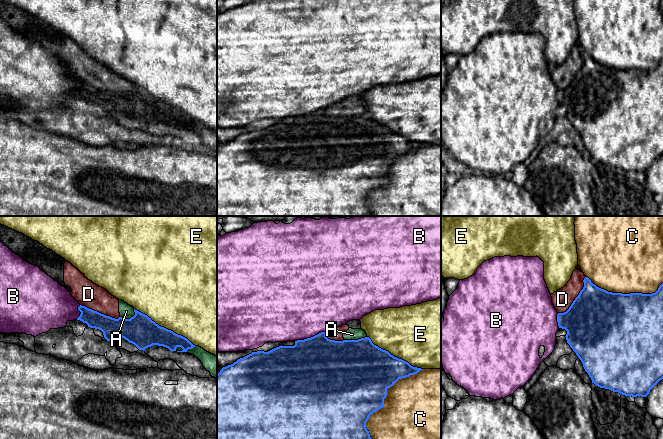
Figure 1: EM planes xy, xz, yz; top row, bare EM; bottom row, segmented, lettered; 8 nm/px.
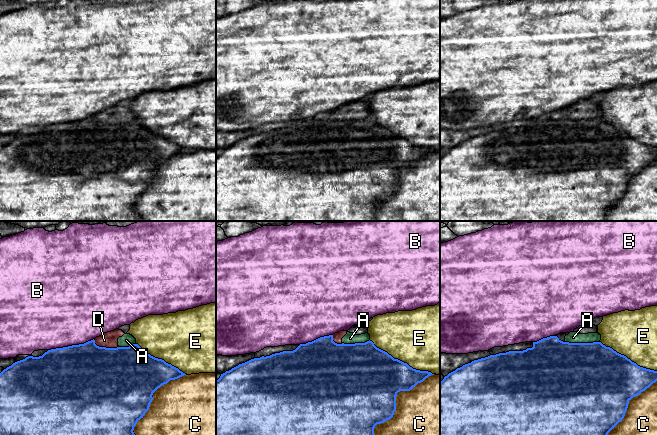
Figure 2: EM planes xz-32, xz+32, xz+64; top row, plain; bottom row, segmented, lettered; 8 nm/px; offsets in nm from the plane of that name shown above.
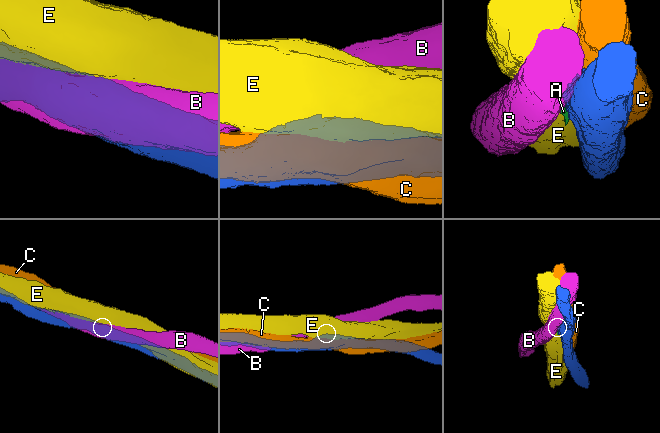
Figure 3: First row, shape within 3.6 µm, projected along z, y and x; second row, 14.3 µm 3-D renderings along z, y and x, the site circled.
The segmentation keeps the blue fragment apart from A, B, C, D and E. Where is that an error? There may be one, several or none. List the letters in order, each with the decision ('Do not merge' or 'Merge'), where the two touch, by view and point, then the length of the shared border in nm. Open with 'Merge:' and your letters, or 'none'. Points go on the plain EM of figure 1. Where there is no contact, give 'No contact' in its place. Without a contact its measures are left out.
Merge: none
A: Do not merge. Touches blue at xz (355, 116). Shared border 190 nm
B: Do not merge. Touches blue at xz (311, 113). Shared border 260 nm
C: Do not merge. Touches blue at xz (384, 174). Shared border 700 nm
D: Do not merge. Touches blue at yz (576, 73). Shared border 380 nm
E: Do not merge. Touches blue at xy (165, 104). Shared border 600 nm

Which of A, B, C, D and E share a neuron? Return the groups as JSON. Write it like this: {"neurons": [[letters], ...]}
{"neurons": [["A", "D"], ["B"], ["C"], ["E"]]}

